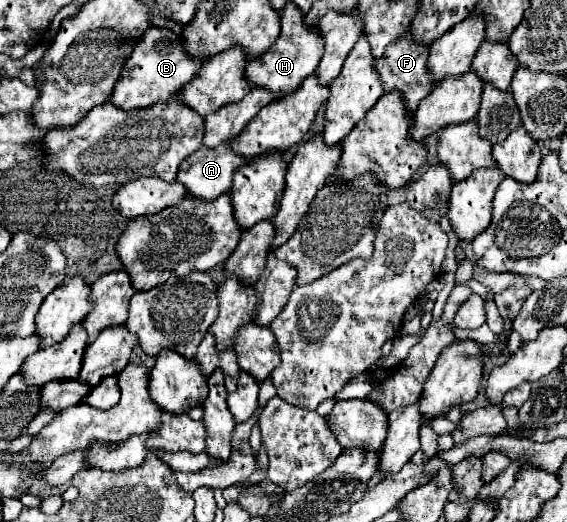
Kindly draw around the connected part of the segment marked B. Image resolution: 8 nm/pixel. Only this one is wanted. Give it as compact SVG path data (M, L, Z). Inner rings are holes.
M149 27L133 47L133 53L123 63L123 71L119 81L113 87L111 103L119 105L119 109L141 109L155 105L159 101L173 99L183 85L187 85L193 77L201 61L193 61L187 53L183 53L183 41L171 29Z

